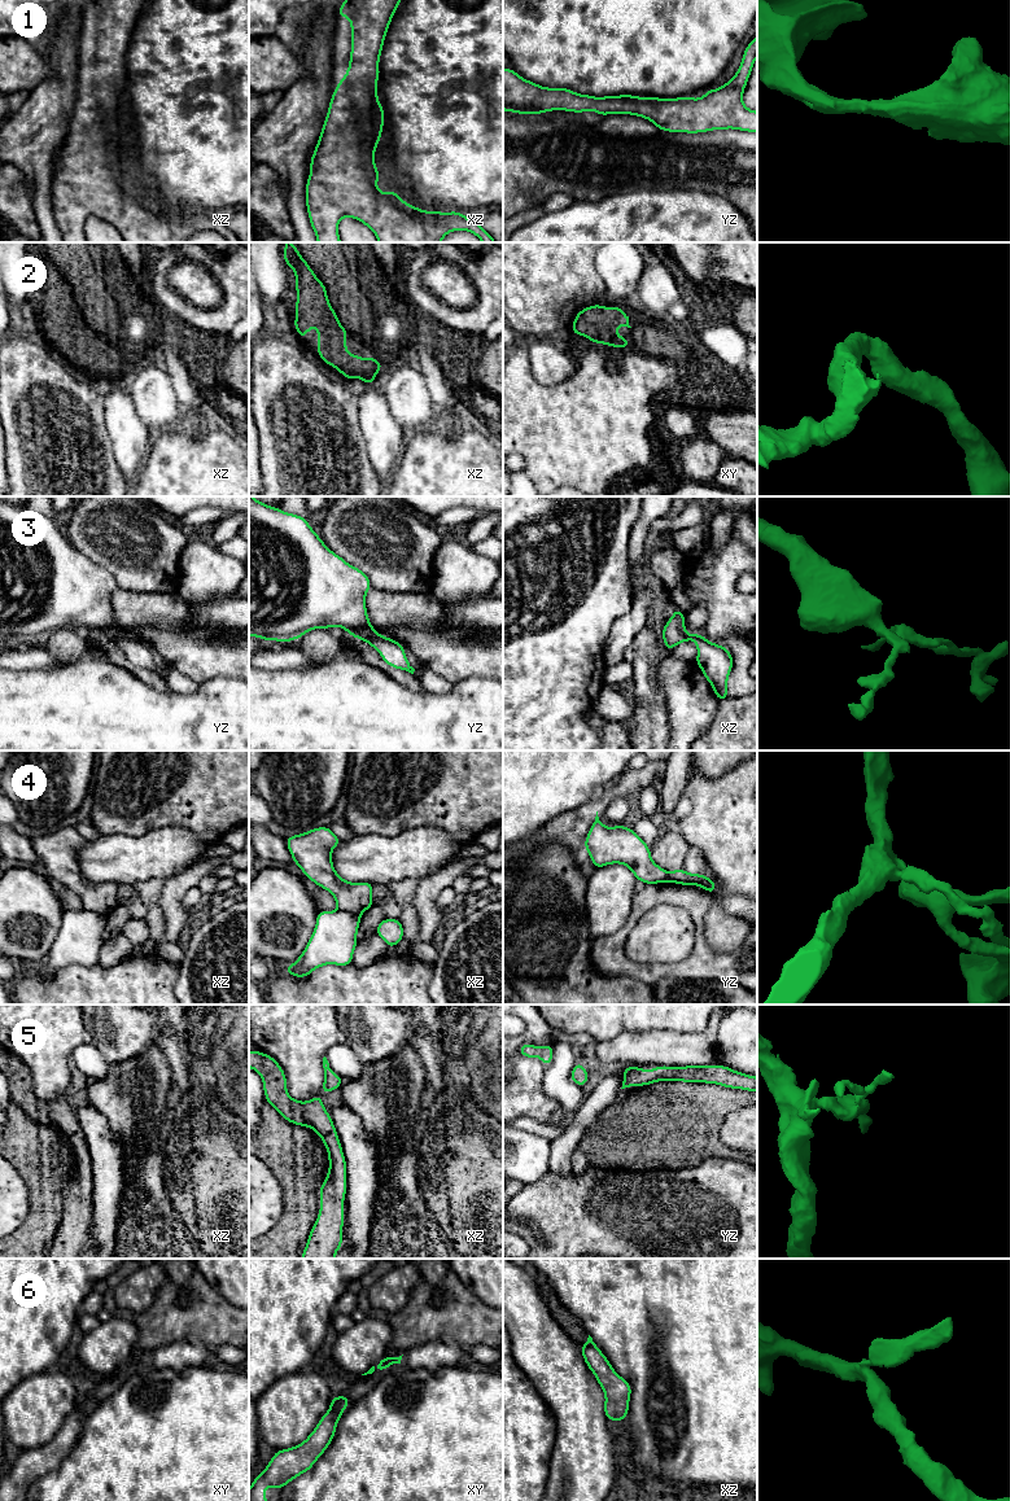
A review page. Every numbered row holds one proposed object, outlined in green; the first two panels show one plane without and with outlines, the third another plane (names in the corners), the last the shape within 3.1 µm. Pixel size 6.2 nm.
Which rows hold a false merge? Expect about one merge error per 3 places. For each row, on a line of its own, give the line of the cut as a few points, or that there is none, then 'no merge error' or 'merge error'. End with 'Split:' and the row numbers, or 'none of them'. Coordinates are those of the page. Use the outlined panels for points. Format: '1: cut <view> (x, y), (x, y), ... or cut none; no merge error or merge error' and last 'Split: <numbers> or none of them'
1: cut none; no merge error
2: cut none; no merge error
3: cut none; no merge error
4: cut xz (339, 909), (359, 915); merge error
5: cut none; no merge error
6: cut xy (329, 1408), (341, 1412); merge error
Split: 4, 6

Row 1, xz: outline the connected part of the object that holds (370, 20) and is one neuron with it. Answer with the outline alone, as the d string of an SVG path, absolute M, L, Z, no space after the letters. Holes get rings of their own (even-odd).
M344 0L337 12L337 16L350 19L353 48L347 71L332 93L310 161L306 206L311 227L318 242L341 242L337 227L345 216L366 224L379 242L441 242L449 232L459 229L476 235L482 242L497 242L477 220L459 211L424 211L402 201L394 189L384 194L375 184L381 179L373 158L385 122L376 86L380 76L379 61L386 31L401 1Z

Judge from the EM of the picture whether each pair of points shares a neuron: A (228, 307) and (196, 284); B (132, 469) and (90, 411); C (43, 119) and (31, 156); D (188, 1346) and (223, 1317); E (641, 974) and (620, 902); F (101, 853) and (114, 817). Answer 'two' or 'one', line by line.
A: two
B: two
C: one
D: two
E: two
F: two

